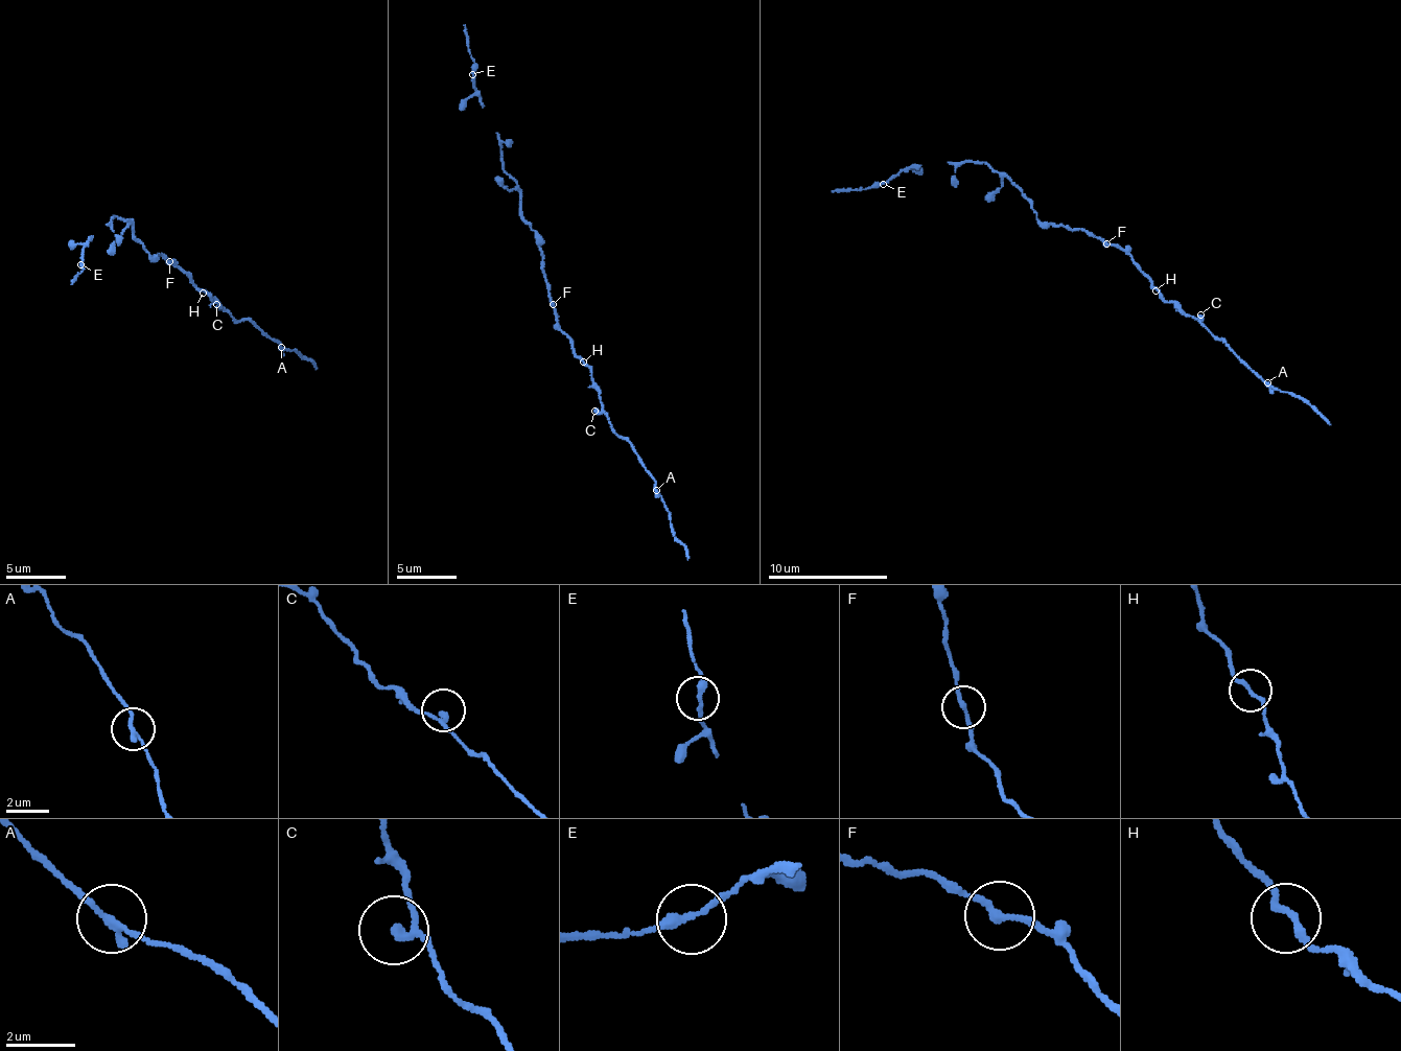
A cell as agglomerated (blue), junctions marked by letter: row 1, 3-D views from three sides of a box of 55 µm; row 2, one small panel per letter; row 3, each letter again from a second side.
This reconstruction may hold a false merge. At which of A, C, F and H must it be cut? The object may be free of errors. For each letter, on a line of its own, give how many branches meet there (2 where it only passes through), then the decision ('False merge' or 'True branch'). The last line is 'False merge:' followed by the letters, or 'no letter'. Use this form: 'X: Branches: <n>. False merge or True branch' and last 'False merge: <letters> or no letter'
A: Branches: 2. True branch
C: Branches: 2. True branch
F: Branches: 2. True branch
H: Branches: 2. True branch
False merge: no letter

